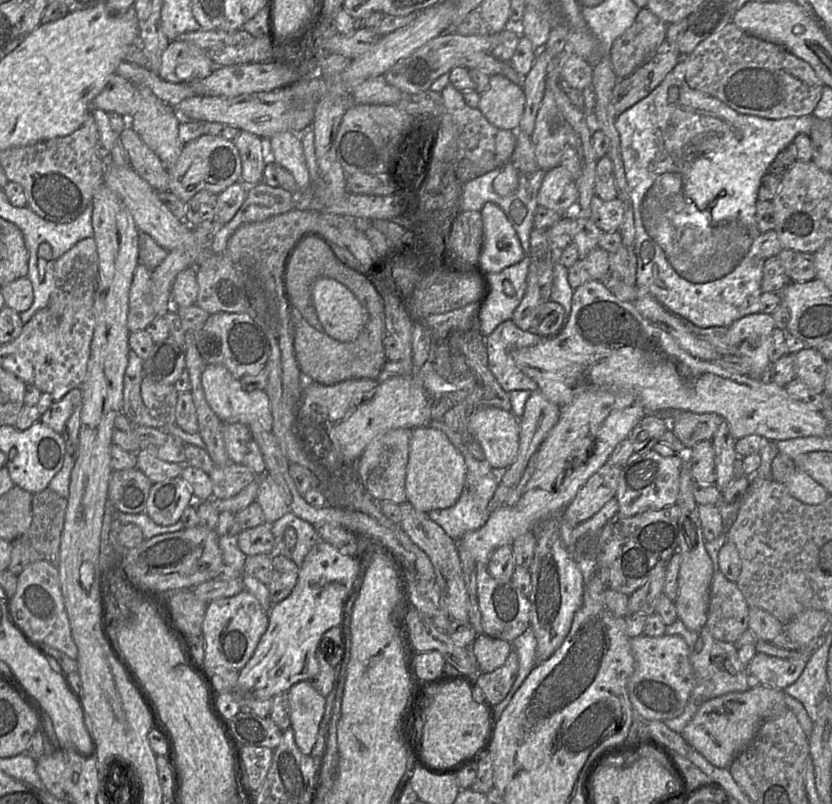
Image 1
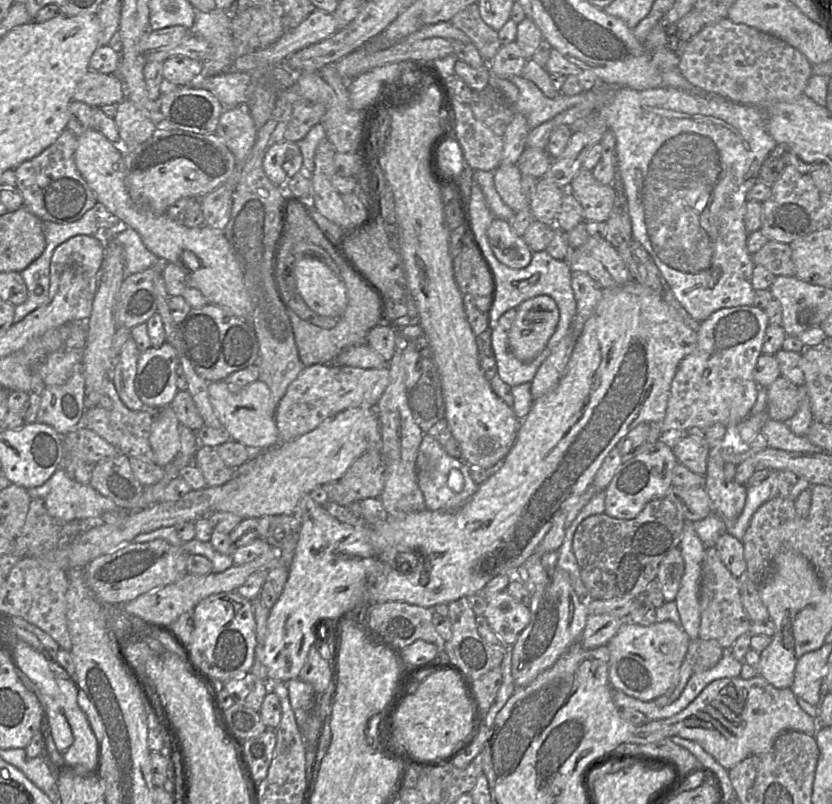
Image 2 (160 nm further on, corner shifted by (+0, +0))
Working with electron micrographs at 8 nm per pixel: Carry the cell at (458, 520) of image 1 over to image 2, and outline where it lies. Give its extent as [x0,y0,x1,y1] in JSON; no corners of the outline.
[417,435,478,512]

